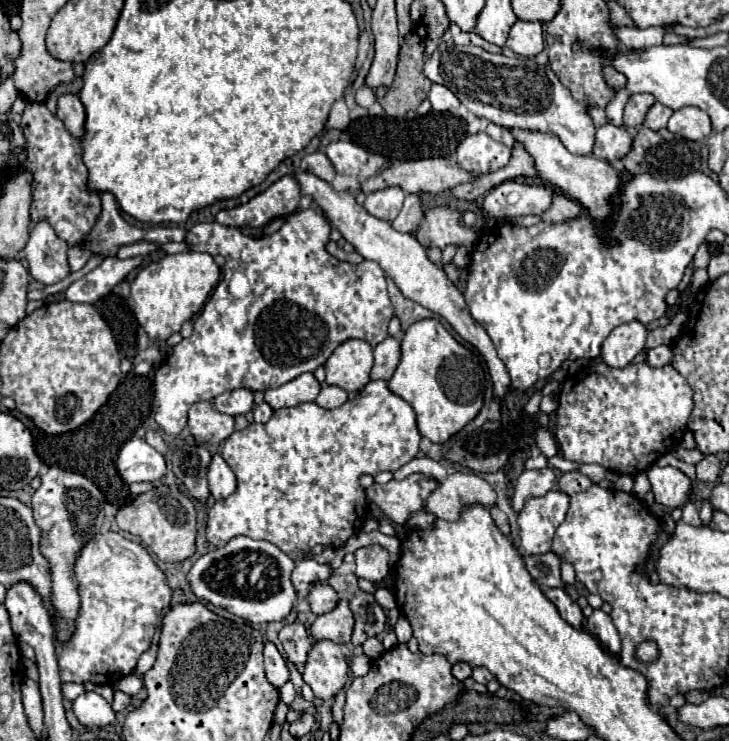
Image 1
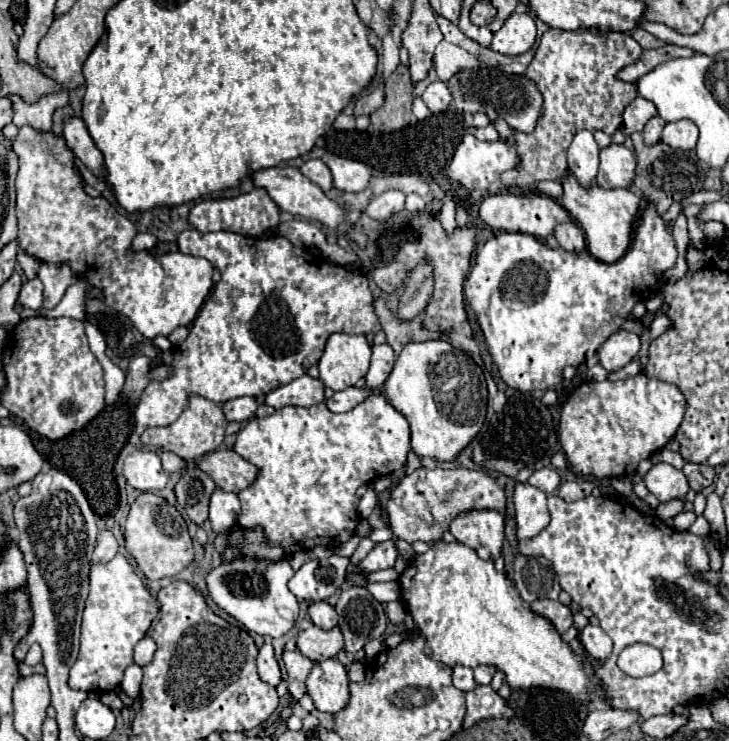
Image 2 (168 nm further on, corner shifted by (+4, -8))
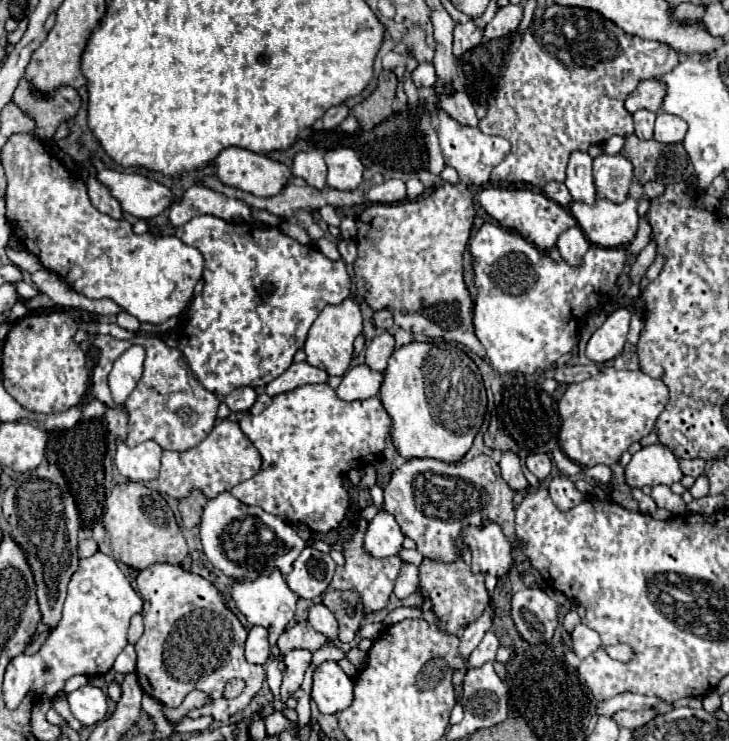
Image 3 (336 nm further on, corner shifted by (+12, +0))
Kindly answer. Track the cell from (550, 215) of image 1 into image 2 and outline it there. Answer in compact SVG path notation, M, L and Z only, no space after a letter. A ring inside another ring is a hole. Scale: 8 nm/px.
M572 221L572 223L564 223L558 225L554 229L554 237L558 239L560 247L566 251L584 251L586 249L586 241L584 241L584 231Z

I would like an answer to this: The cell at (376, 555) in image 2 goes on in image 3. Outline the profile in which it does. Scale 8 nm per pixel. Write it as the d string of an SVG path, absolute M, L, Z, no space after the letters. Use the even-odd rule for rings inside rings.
M382 511L366 529L364 549L368 555L376 559L384 559L384 557L396 555L402 549L402 541L404 541L404 535L396 519L386 511Z

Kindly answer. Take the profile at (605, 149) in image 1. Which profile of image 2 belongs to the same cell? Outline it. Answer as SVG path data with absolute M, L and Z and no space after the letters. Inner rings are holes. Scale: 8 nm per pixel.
M608 145L600 149L598 185L604 189L628 189L634 179L636 157L624 145Z

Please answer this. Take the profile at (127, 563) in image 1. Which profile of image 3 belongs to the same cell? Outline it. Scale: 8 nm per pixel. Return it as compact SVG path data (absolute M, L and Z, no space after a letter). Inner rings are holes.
M96 551L92 557L80 559L78 571L72 575L68 585L60 627L52 631L38 653L31 656L18 655L10 661L4 675L6 707L16 709L28 693L42 699L52 699L74 675L92 677L108 673L118 653L128 645L126 633L132 615L140 611L140 595L132 589L128 577L110 555Z

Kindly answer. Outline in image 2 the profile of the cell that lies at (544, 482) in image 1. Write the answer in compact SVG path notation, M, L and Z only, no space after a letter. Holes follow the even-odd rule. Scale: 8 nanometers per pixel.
M544 467L544 469L540 469L540 471L534 471L534 473L530 475L528 483L534 485L534 487L538 487L540 491L544 491L546 495L550 495L550 493L554 493L556 487L560 485L560 475L558 475L556 469Z

